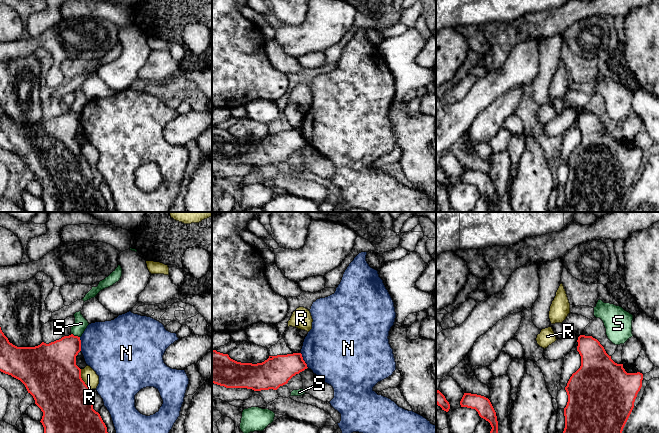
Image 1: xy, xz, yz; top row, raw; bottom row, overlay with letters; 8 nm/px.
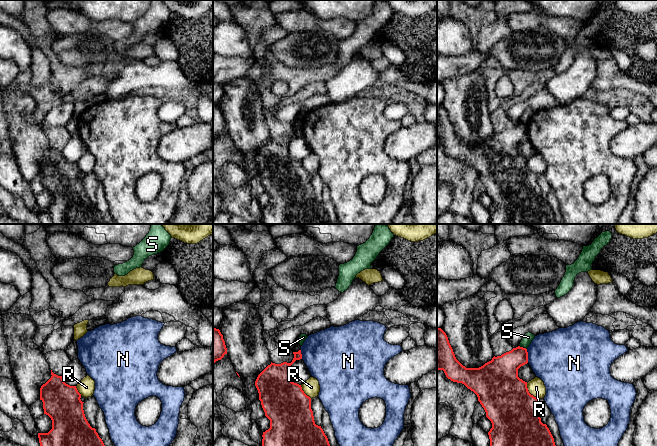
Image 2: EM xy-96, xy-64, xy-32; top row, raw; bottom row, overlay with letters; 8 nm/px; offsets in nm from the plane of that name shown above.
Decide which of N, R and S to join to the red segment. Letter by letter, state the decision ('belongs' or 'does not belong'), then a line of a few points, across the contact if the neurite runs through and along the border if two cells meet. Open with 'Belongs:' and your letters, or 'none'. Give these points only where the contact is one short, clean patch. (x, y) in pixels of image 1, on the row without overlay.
Belongs: none
N: does not belong
R: does not belong
S: does not belong | xy (71, 109), (79, 113)

